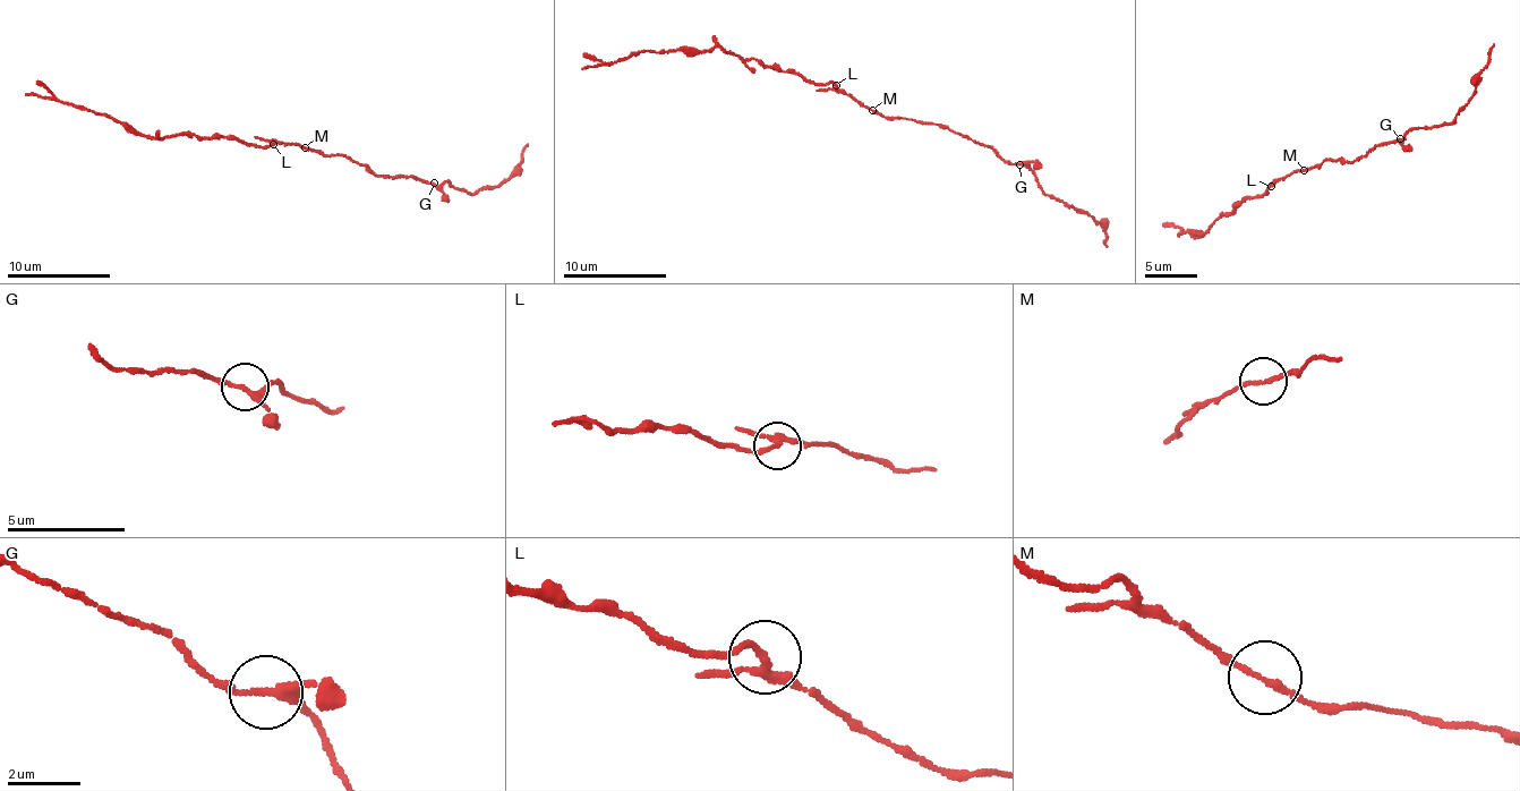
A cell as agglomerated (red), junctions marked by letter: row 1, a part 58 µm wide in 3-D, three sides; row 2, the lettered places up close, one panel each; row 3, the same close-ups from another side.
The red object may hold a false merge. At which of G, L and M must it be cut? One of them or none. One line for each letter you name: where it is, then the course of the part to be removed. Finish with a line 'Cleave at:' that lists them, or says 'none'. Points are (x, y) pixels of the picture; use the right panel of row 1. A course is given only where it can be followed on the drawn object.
L: place (1271, 186); course (1271, 186), (1260, 197), (1248, 197), (1218, 217), (1201, 235), (1180, 234), (1181, 231), (1178, 235)
Cleave at: L

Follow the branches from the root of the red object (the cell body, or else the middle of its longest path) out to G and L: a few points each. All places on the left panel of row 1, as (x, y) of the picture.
G: (304, 149), (350, 158), (368, 166), (375, 173), (415, 177), (434, 183)
L: (304, 149), (289, 143), (273, 145)

